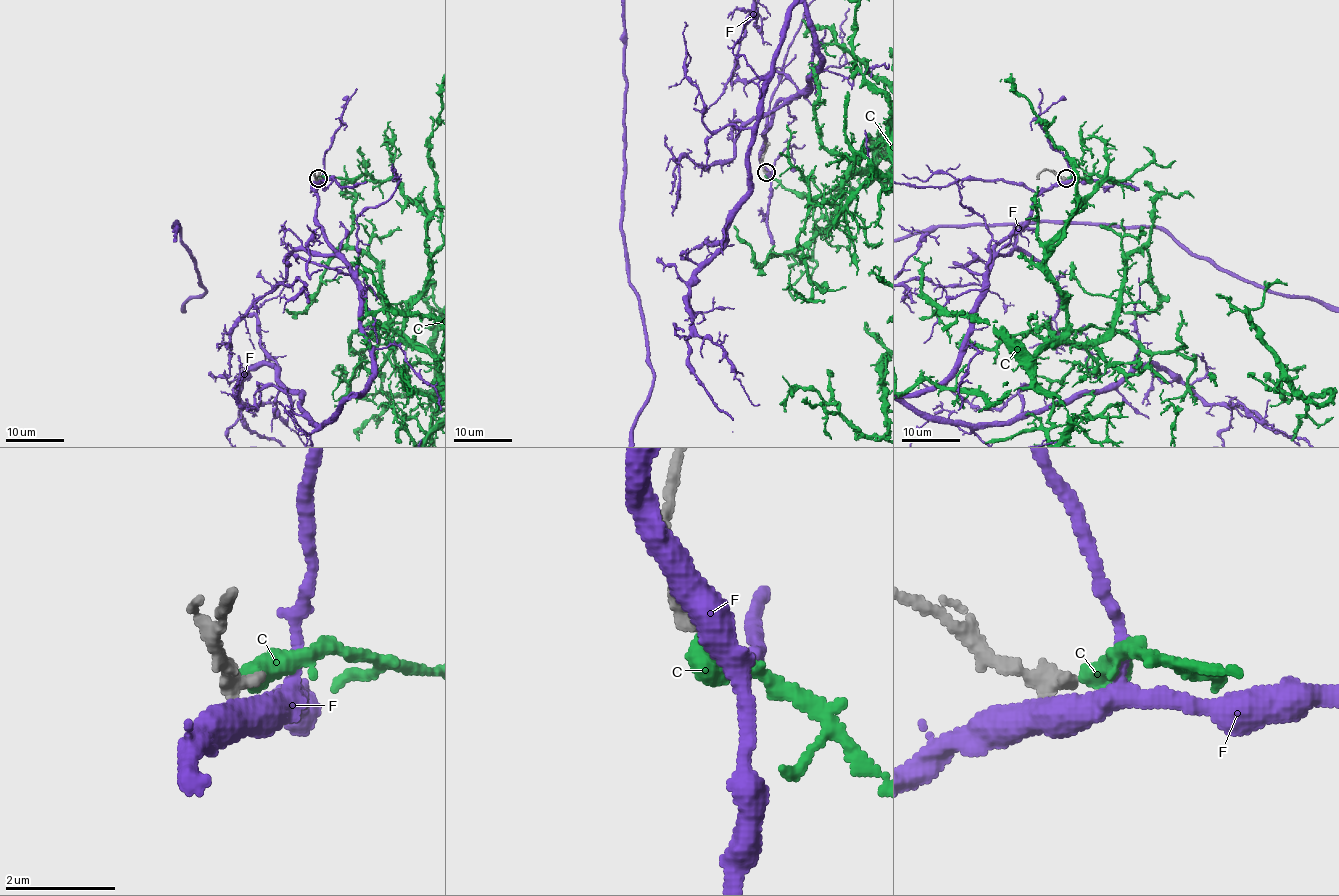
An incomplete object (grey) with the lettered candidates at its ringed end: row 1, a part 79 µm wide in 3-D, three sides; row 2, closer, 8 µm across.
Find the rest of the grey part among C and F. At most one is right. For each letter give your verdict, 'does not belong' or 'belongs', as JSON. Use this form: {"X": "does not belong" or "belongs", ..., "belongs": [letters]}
{"C": "belongs", "F": "does not belong", "belongs": ["C"]}

